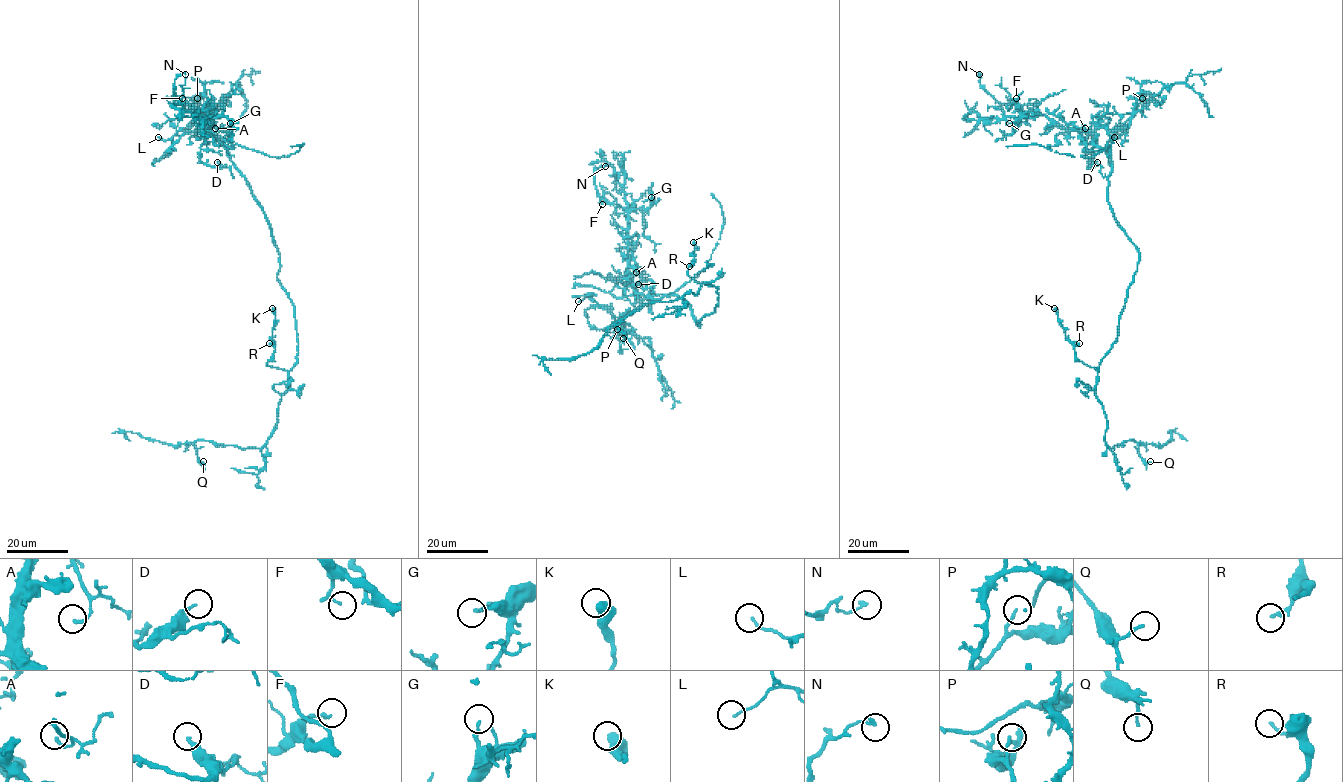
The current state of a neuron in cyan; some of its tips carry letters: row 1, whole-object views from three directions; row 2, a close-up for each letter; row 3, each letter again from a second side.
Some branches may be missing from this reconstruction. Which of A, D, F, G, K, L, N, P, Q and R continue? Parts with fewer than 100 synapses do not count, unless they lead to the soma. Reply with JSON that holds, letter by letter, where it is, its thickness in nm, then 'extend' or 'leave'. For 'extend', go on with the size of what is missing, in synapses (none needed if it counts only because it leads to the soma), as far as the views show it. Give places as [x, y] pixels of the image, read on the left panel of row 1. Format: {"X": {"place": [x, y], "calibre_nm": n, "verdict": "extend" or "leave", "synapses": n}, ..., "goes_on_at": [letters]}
{"A": {"place": [215, 128], "calibre_nm": 160, "verdict": "leave"}, "D": {"place": [217, 162], "calibre_nm": 180, "verdict": "leave"}, "F": {"place": [182, 98], "calibre_nm": 90, "verdict": "leave"}, "G": {"place": [230, 123], "calibre_nm": 150, "verdict": "leave"}, "K": {"place": [272, 308], "calibre_nm": 550, "verdict": "leave"}, "L": {"place": [158, 137], "calibre_nm": 120, "verdict": "leave"}, "N": {"place": [185, 74], "calibre_nm": 160, "verdict": "leave"}, "P": {"place": [197, 98], "calibre_nm": 130, "verdict": "leave"}, "Q": {"place": [203, 461], "calibre_nm": 140, "verdict": "leave"}, "R": {"place": [269, 343], "calibre_nm": 150, "verdict": "leave"}, "goes_on_at": []}

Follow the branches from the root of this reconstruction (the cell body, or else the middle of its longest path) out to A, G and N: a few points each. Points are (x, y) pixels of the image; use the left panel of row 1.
A: (283, 287), (269, 223), (227, 154), (233, 145), (207, 131), (215, 128)
G: (283, 287), (271, 227), (227, 154), (233, 145), (207, 131), (208, 115), (226, 117), (230, 123)
N: (283, 287), (271, 227), (227, 154), (233, 145), (207, 131), (206, 111), (173, 99), (174, 80), (185, 74)

